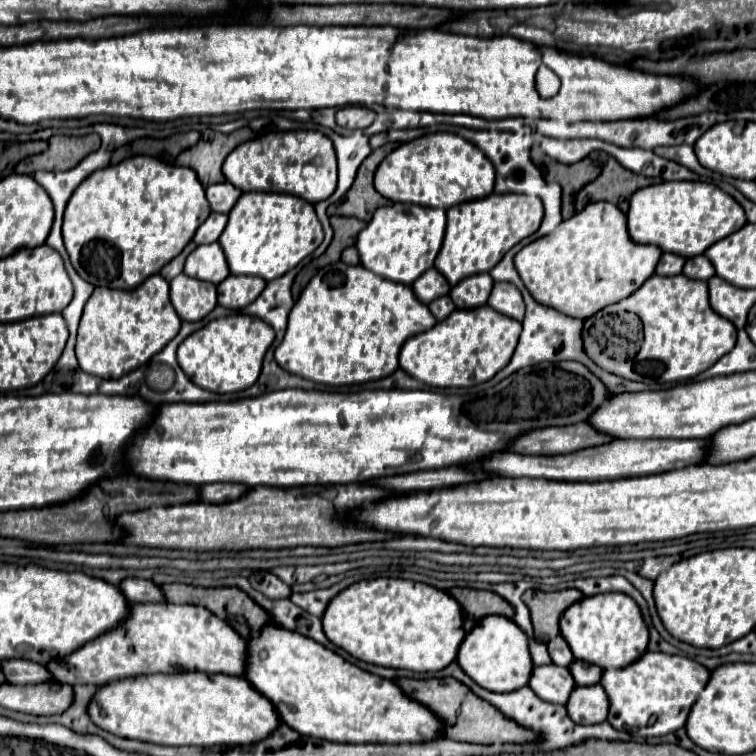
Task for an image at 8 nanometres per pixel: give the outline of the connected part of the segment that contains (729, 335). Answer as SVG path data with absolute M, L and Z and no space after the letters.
M658 274L650 276L634 294L630 294L628 298L614 304L614 310L634 312L644 324L644 342L642 342L640 352L634 358L634 366L623 368L623 364L620 364L618 370L617 360L614 358L608 358L606 362L604 360L596 362L590 354L588 357L602 369L626 380L646 382L646 384L668 384L668 382L690 380L690 378L702 374L704 370L708 370L714 362L718 362L718 358L728 354L736 344L736 326L730 320L718 316L710 308L708 284L700 282L700 280L686 278L684 274L680 274L680 276L658 276Z

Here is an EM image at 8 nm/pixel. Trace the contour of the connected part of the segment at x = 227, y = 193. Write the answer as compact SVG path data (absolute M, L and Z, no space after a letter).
M220 182L220 184L212 184L206 188L206 198L210 202L210 208L214 212L222 212L222 214L228 214L232 210L232 206L240 198L240 194L242 192L236 186L232 186L230 182Z

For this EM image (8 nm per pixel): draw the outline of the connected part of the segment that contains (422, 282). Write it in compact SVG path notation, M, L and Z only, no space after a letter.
M436 268L426 270L426 272L412 284L414 294L416 294L418 300L424 302L424 304L430 304L434 298L440 298L440 296L448 294L450 288L452 288L452 286L448 284L448 280L446 280Z

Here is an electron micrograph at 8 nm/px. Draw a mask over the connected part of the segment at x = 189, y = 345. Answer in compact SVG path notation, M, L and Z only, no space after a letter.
M248 314L222 316L190 334L178 348L178 364L186 376L204 390L226 394L250 388L262 370L262 360L274 342L274 328Z

